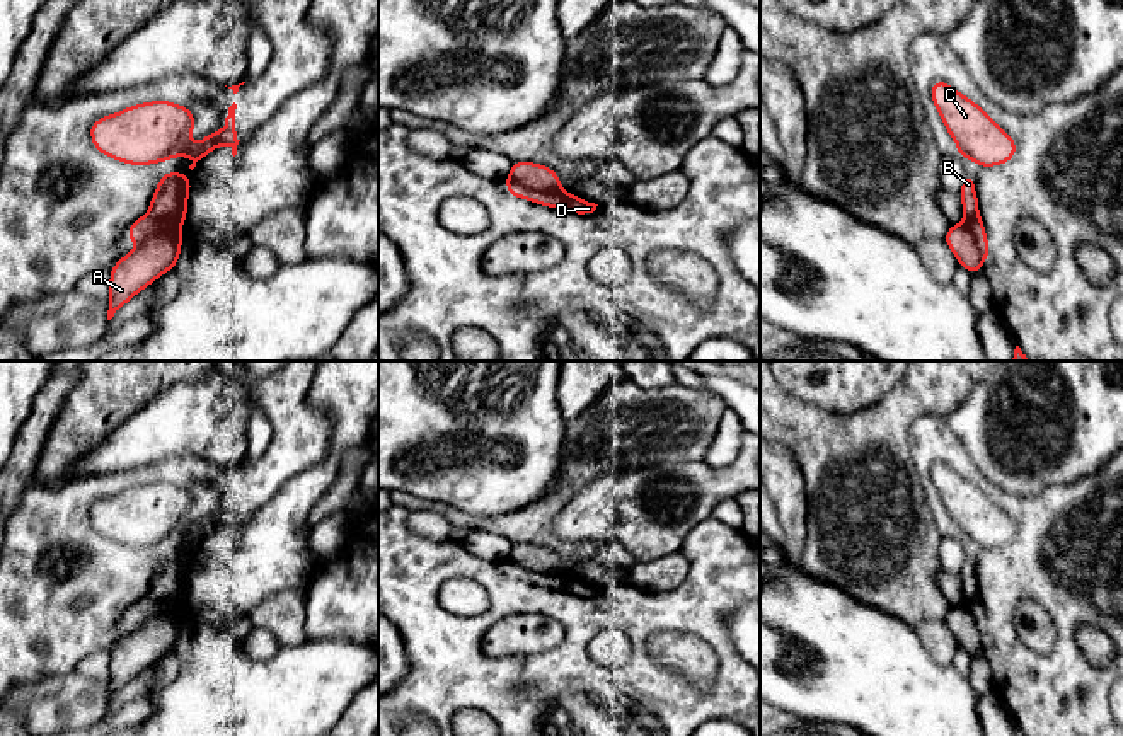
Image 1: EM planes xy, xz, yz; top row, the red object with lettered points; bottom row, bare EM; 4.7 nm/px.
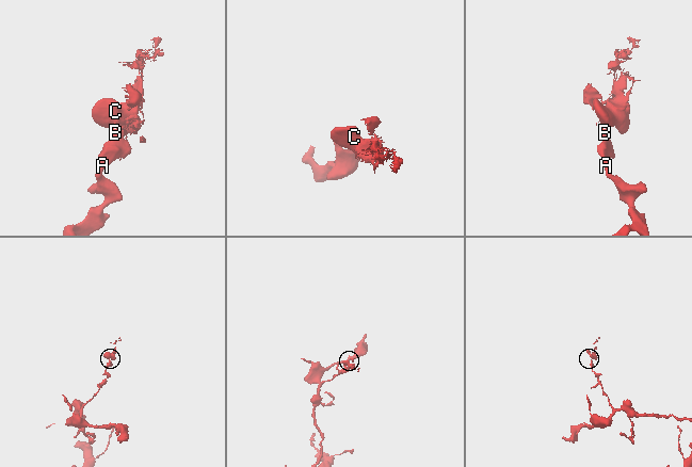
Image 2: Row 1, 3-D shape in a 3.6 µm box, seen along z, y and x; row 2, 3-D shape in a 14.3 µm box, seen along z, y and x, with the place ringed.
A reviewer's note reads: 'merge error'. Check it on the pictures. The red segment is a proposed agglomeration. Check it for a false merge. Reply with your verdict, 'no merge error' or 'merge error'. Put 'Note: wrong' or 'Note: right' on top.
Note: right
merge error

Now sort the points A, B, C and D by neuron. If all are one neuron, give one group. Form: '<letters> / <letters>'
A / B C D

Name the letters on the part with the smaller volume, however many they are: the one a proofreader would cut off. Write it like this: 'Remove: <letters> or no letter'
Remove: B, C, D

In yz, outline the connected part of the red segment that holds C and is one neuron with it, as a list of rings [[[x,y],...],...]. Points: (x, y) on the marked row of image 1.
[[[934,82],[930,97],[947,133],[958,143],[956,158],[966,155],[978,165],[993,167],[1016,155],[1016,141],[980,106],[951,85]]]

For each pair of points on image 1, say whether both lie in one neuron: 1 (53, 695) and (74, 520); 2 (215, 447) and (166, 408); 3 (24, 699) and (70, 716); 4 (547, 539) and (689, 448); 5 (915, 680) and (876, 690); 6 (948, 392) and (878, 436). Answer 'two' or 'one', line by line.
1: two
2: one
3: one
4: one
5: one
6: one

